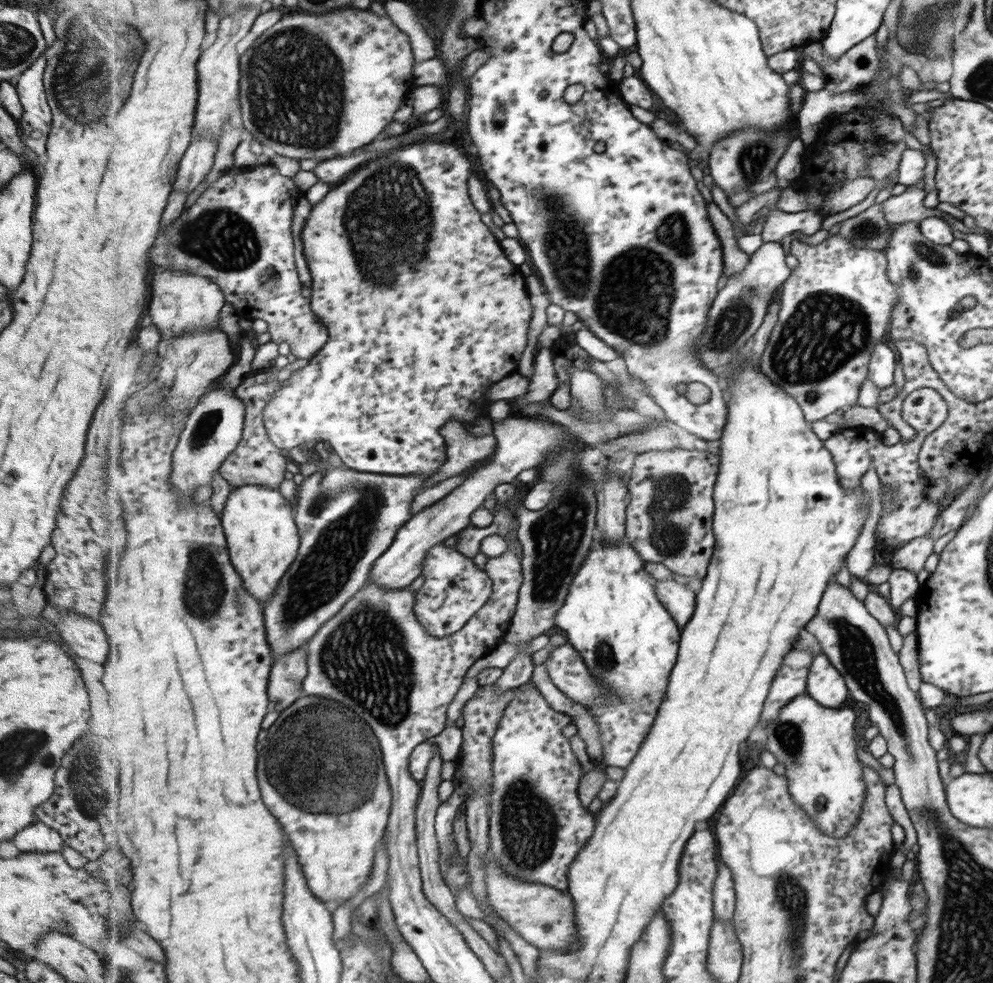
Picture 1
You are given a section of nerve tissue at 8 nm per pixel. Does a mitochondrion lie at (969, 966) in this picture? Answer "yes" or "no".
yes

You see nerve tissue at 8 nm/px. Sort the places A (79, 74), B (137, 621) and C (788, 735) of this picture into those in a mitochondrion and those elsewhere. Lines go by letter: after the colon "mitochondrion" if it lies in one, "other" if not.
A: mitochondrion
B: other
C: mitochondrion

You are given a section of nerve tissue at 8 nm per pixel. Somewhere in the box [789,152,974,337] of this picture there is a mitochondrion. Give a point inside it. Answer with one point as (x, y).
(924, 255)

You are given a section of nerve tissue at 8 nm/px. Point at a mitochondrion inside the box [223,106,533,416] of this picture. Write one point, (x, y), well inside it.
(386, 229)

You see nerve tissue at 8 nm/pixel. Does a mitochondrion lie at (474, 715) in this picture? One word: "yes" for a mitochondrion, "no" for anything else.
no

